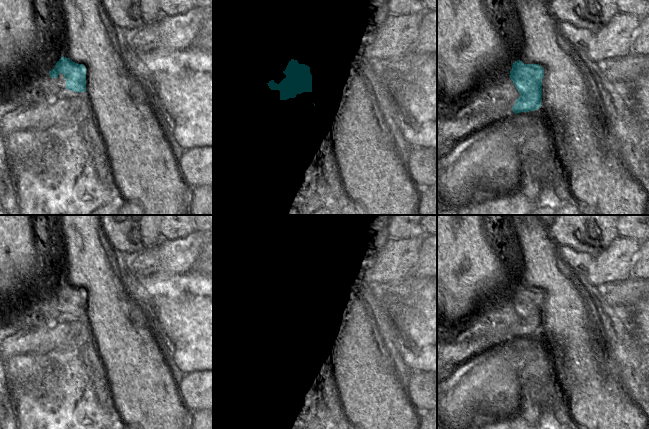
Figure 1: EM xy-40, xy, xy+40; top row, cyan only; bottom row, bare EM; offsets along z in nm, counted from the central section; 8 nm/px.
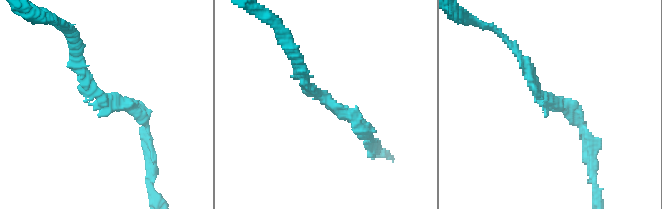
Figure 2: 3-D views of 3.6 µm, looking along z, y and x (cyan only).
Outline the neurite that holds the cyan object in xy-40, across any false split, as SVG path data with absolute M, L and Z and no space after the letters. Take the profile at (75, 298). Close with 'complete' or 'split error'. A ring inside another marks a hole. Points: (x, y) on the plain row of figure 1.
M61 281L53 294L49 295L51 302L57 302L62 297L66 303L66 313L73 316L86 316L86 291L77 288L66 281Z | complete

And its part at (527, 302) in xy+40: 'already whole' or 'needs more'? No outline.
already whole

